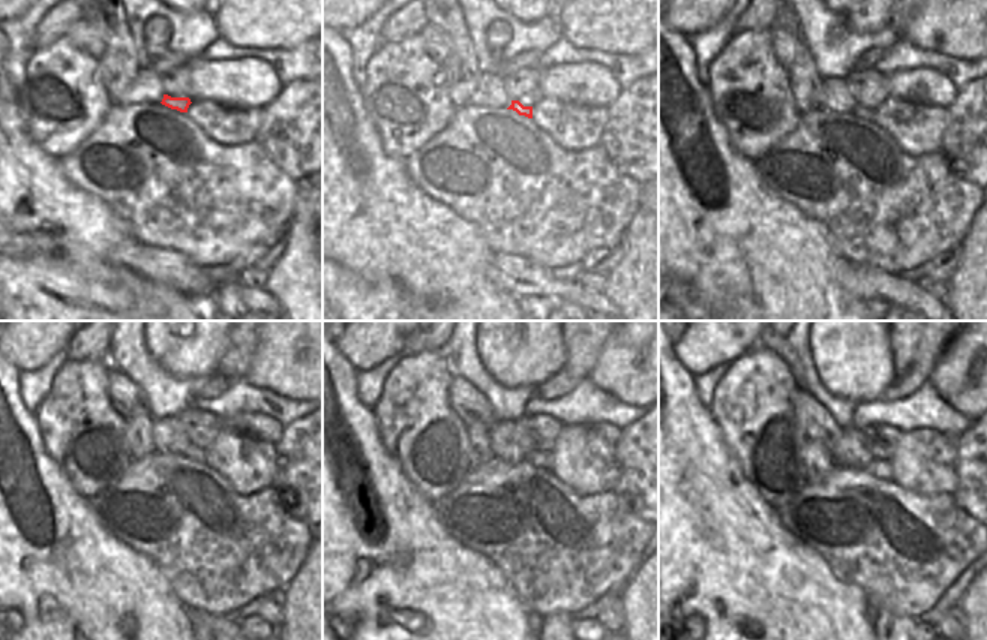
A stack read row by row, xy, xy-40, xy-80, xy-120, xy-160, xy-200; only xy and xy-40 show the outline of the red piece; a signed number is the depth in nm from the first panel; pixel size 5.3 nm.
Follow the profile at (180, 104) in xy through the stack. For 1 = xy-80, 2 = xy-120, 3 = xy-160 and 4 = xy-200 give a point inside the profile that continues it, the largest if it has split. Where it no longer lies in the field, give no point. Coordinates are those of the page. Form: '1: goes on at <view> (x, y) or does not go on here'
1: goes on at xy-80 (861, 113)
2: goes on at xy-120 (194, 451)
3: goes on at xy-160 (537, 459)
4: goes on at xy-200 (881, 469)

